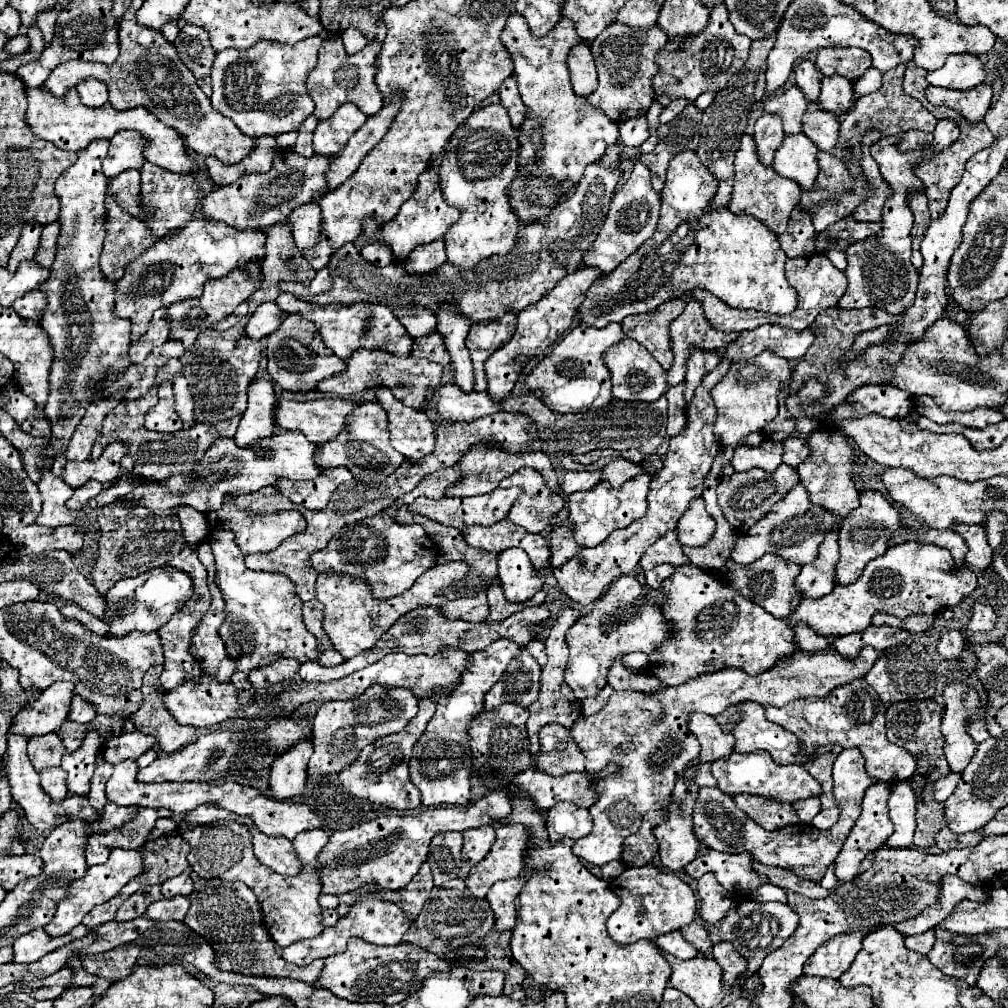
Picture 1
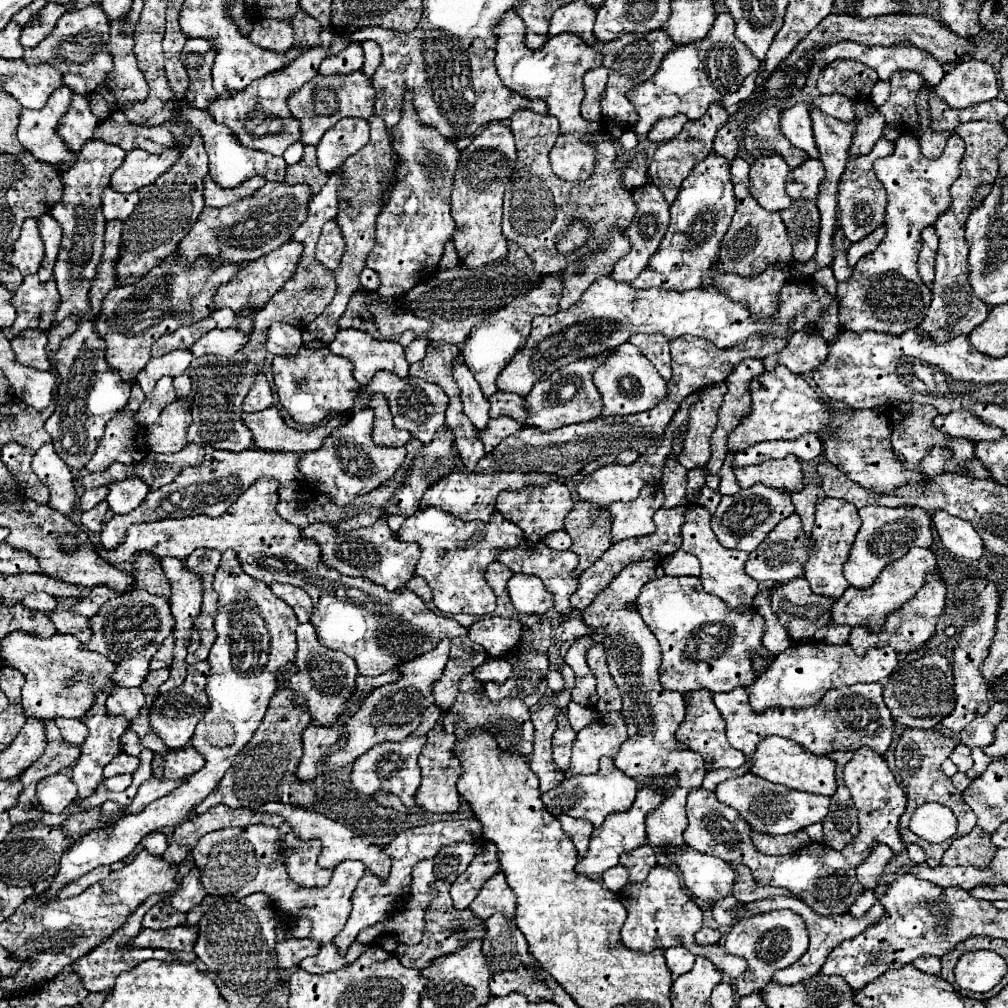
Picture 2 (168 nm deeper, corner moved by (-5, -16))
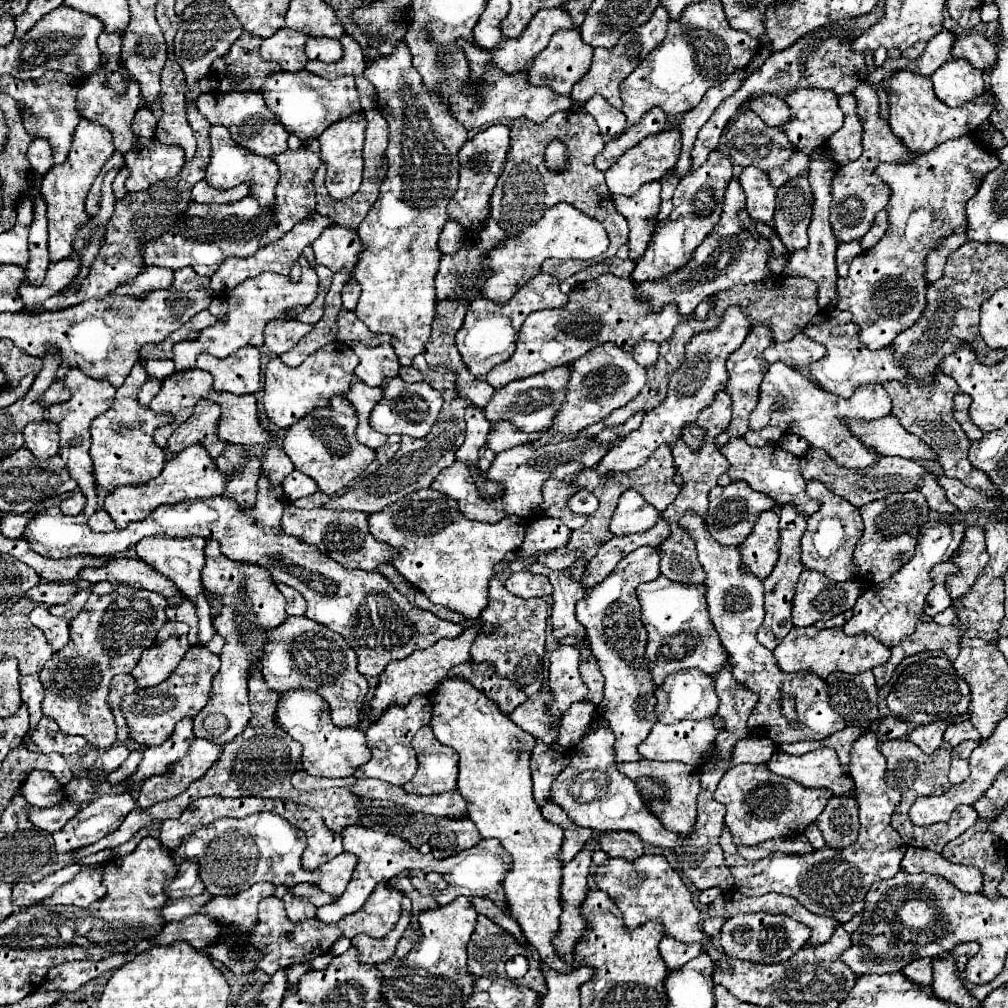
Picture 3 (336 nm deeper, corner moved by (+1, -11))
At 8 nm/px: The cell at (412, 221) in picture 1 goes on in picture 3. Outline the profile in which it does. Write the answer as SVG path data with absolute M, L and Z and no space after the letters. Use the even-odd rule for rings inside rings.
M404 41L398 43L398 47L394 49L394 53L382 56L369 63L363 75L376 87L380 111L382 111L382 115L384 115L384 119L388 121L388 127L390 127L388 151L386 151L386 157L388 157L388 165L390 165L390 167L388 167L386 179L384 179L382 185L380 185L380 197L378 197L378 201L374 203L374 207L368 211L366 219L364 219L364 221L360 223L360 227L358 227L358 237L360 237L360 241L362 241L364 251L362 251L360 257L358 257L358 263L356 263L356 267L354 267L352 277L362 285L362 295L360 295L360 301L358 301L354 313L356 313L356 317L358 317L372 333L390 333L390 335L394 337L394 339L392 339L392 347L394 347L394 351L396 351L400 363L402 363L402 365L412 365L412 359L422 351L424 343L428 341L428 337L430 337L430 325L432 325L432 321L434 321L434 311L436 311L434 275L436 275L436 271L438 271L438 261L440 261L440 257L442 257L442 253L438 251L438 245L436 245L436 243L438 243L438 235L440 235L440 231L442 231L442 227L444 227L444 223L446 223L446 219L448 219L446 205L448 205L448 201L452 199L452 195L456 193L456 187L458 187L458 157L456 157L456 155L458 155L458 149L468 141L468 131L462 127L462 123L458 123L458 121L450 115L448 105L444 105L442 99L438 99L438 95L434 95L434 93L430 93L430 91L424 89L422 77L418 75L416 69L412 69L412 57L410 57L410 51L406 49Z

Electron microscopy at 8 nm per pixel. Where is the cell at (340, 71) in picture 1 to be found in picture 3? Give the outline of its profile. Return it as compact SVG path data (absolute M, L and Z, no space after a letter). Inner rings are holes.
M300 69L294 73L288 73L288 71L272 73L262 87L262 95L266 105L278 117L278 121L286 127L286 131L296 135L302 141L310 137L318 137L324 129L328 129L338 119L344 119L348 115L362 111L354 77L328 81L306 69Z

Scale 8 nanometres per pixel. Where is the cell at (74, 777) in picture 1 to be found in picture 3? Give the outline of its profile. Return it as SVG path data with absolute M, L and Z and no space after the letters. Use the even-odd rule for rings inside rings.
M106 581L92 585L92 595L84 609L70 621L70 643L54 653L40 671L46 693L42 713L52 717L62 733L82 735L98 751L116 743L114 715L110 705L106 705L110 681L114 675L130 673L138 665L142 651L152 647L160 627L166 623L164 607L166 597L154 591L110 585Z

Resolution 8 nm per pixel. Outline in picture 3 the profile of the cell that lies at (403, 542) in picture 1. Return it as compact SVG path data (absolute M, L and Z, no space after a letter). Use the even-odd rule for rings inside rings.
M292 503L286 505L282 515L282 529L286 535L296 535L304 543L316 545L324 555L340 563L342 567L378 571L382 563L392 563L398 555L394 547L374 539L368 531L368 515L360 511L336 511L336 509L296 509Z

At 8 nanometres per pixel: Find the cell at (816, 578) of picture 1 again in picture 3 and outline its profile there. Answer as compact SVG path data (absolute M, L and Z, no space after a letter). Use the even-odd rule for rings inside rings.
M808 481L806 491L810 499L820 503L820 509L808 517L808 527L802 537L802 565L810 571L818 571L826 575L832 581L854 579L856 567L852 565L852 551L864 531L858 509L854 509L846 499L834 495L820 481Z

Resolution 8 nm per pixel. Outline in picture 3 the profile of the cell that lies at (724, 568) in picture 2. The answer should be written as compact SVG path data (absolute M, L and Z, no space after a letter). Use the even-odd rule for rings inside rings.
M686 511L686 515L682 515L680 523L678 523L688 535L692 535L694 543L696 543L696 553L698 553L698 561L702 565L702 569L706 571L706 599L708 599L708 611L710 611L710 619L722 639L722 645L730 651L730 663L732 663L732 675L736 679L736 683L750 687L750 691L754 691L758 695L758 703L754 707L754 713L750 713L748 719L748 727L750 727L750 735L766 735L772 743L776 745L784 745L784 743L796 743L796 741L820 741L830 737L832 733L844 729L844 727L858 727L864 731L870 731L872 723L878 721L878 689L874 683L874 673L866 671L866 673L858 673L858 675L846 675L846 673L830 673L826 679L818 679L816 675L796 675L796 673L784 673L778 669L776 659L772 655L772 651L768 651L766 647L762 647L756 641L756 631L762 625L764 619L764 585L756 575L750 575L748 571L742 569L742 559L740 559L740 551L738 547L724 547L720 543L716 543L702 517L698 517L698 513L694 511ZM790 695L796 703L796 715L798 715L798 723L790 723L784 715L782 715L782 699Z

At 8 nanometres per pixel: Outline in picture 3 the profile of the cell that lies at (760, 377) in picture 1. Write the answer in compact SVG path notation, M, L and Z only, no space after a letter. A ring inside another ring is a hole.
M772 363L762 379L760 385L760 401L756 409L750 415L750 429L762 431L768 425L778 427L782 433L796 433L804 437L812 447L824 449L838 467L848 467L852 471L866 469L878 463L878 451L866 447L856 435L852 435L848 427L848 419L882 419L890 415L892 403L888 393L882 385L862 385L856 389L856 393L850 399L842 399L838 395L832 395L818 385L814 385L810 379L800 375L796 369L784 365L784 363Z

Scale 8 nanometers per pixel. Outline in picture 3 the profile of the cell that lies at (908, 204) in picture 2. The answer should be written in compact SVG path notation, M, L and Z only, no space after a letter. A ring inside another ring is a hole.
M968 135L944 141L940 147L932 149L930 153L916 155L910 161L904 163L880 163L876 167L878 177L890 187L890 203L886 205L888 211L888 229L884 237L868 251L858 255L850 263L848 277L838 277L836 289L838 289L838 301L836 309L850 311L852 321L860 327L860 341L870 349L880 349L886 345L892 345L896 335L912 327L924 307L926 307L926 281L924 281L924 259L930 253L930 249L936 247L946 235L956 231L958 227L966 227L966 201L976 195L978 185L974 183L974 175L980 175L980 181L984 175L998 167L996 153L986 153L980 149Z

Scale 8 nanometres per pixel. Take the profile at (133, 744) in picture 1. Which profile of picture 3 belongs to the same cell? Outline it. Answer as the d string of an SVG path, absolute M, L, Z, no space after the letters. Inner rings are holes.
M116 743L116 745L110 747L108 751L104 751L104 757L102 757L102 769L104 769L104 773L116 771L128 755L130 755L130 751L128 751L128 747L122 745L122 743Z

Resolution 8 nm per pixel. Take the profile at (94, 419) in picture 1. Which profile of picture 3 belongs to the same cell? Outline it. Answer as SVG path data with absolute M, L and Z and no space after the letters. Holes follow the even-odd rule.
M136 363L130 375L126 377L124 385L118 387L114 405L106 413L98 415L90 425L90 433L92 433L90 457L94 463L96 485L108 493L122 485L136 487L136 485L148 483L164 467L164 451L152 441L152 435L158 427L170 423L172 417L168 413L162 413L158 417L154 411L150 411L150 407L138 405L136 393L146 379L148 379L146 371L142 369L140 363Z

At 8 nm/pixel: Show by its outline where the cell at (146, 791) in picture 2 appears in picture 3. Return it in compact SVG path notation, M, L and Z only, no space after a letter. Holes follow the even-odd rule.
M124 791L124 793L108 793L108 795L102 795L98 797L96 801L90 801L86 805L82 805L82 809L60 829L56 831L52 837L54 837L54 845L56 845L56 851L58 853L66 853L66 851L72 851L72 849L80 849L80 847L86 847L90 843L96 843L98 839L102 839L104 835L112 833L114 829L120 827L120 823L124 821L124 817L136 809L136 801L132 797L130 791Z

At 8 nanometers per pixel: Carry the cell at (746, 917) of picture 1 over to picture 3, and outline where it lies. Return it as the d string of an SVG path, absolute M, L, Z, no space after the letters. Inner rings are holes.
M742 913L736 917L730 917L722 931L720 931L720 943L724 947L724 953L742 961L754 961L762 965L772 965L772 963L782 963L796 955L802 945L810 937L810 929L788 915L774 915L774 913Z

